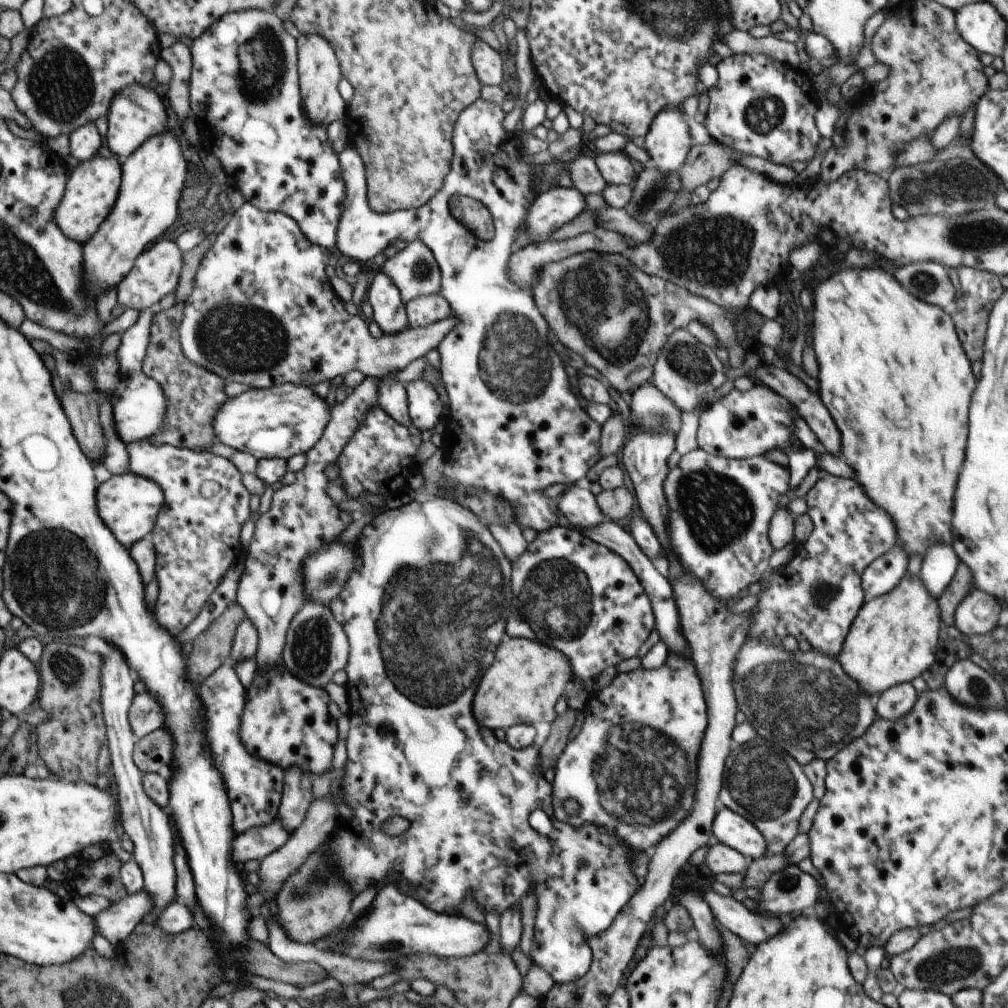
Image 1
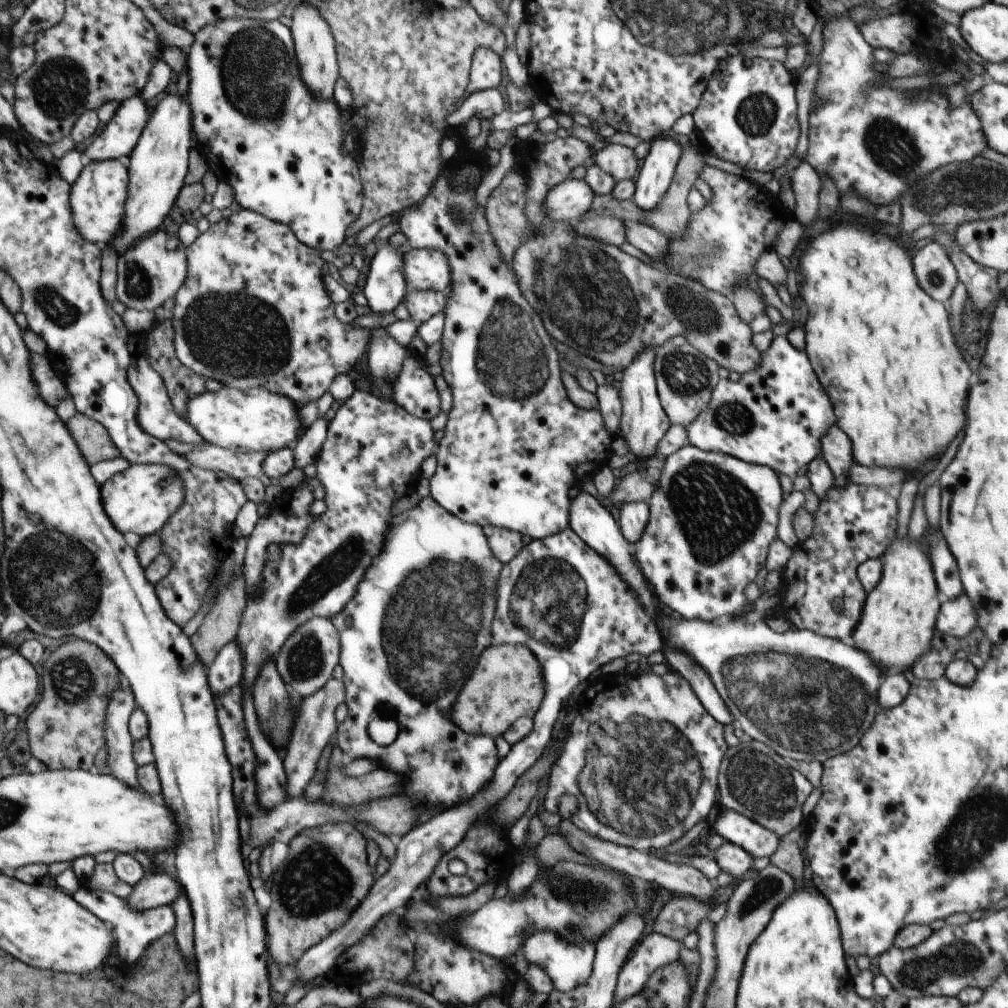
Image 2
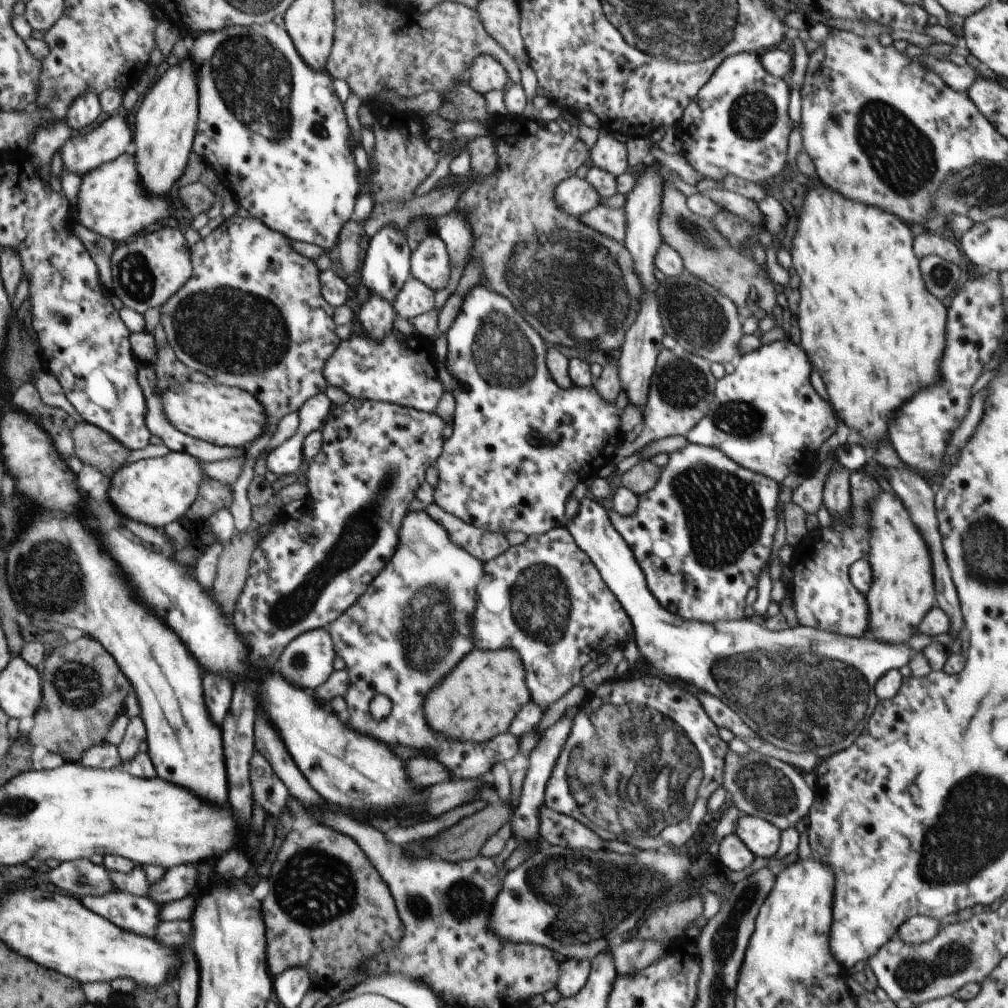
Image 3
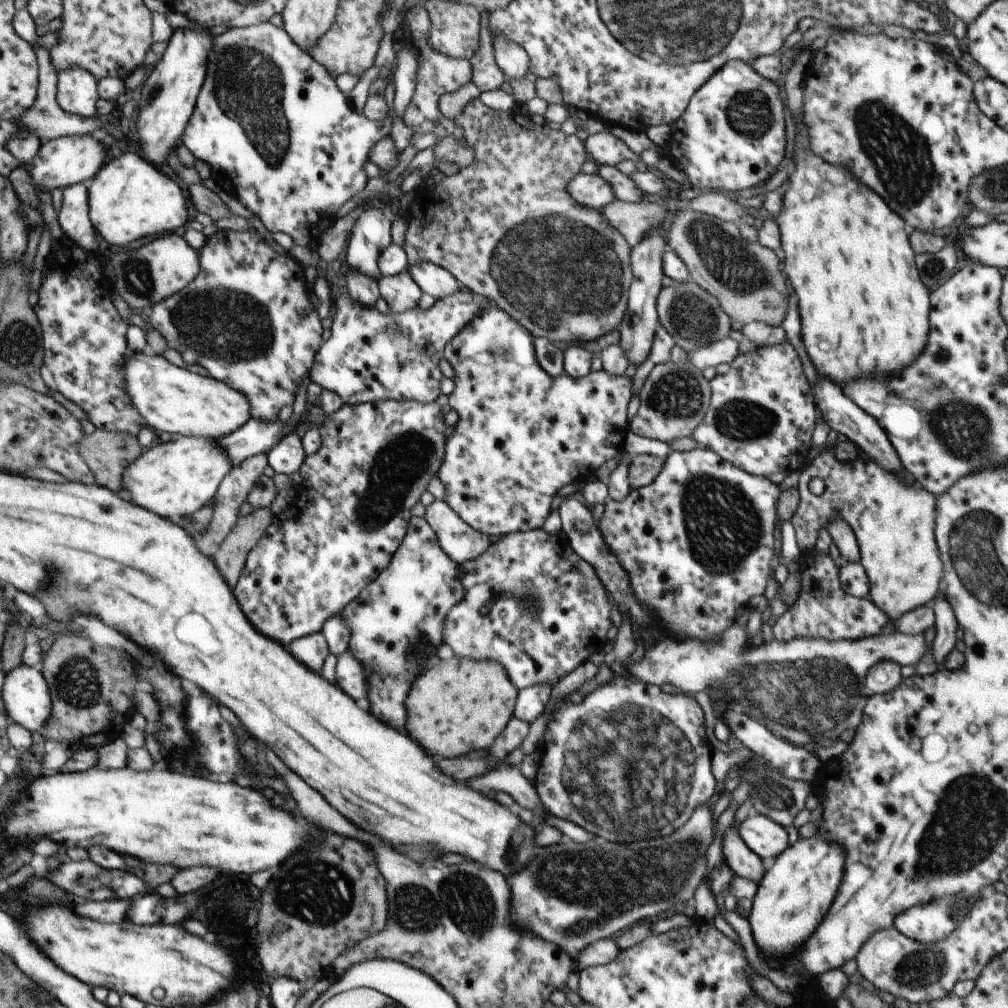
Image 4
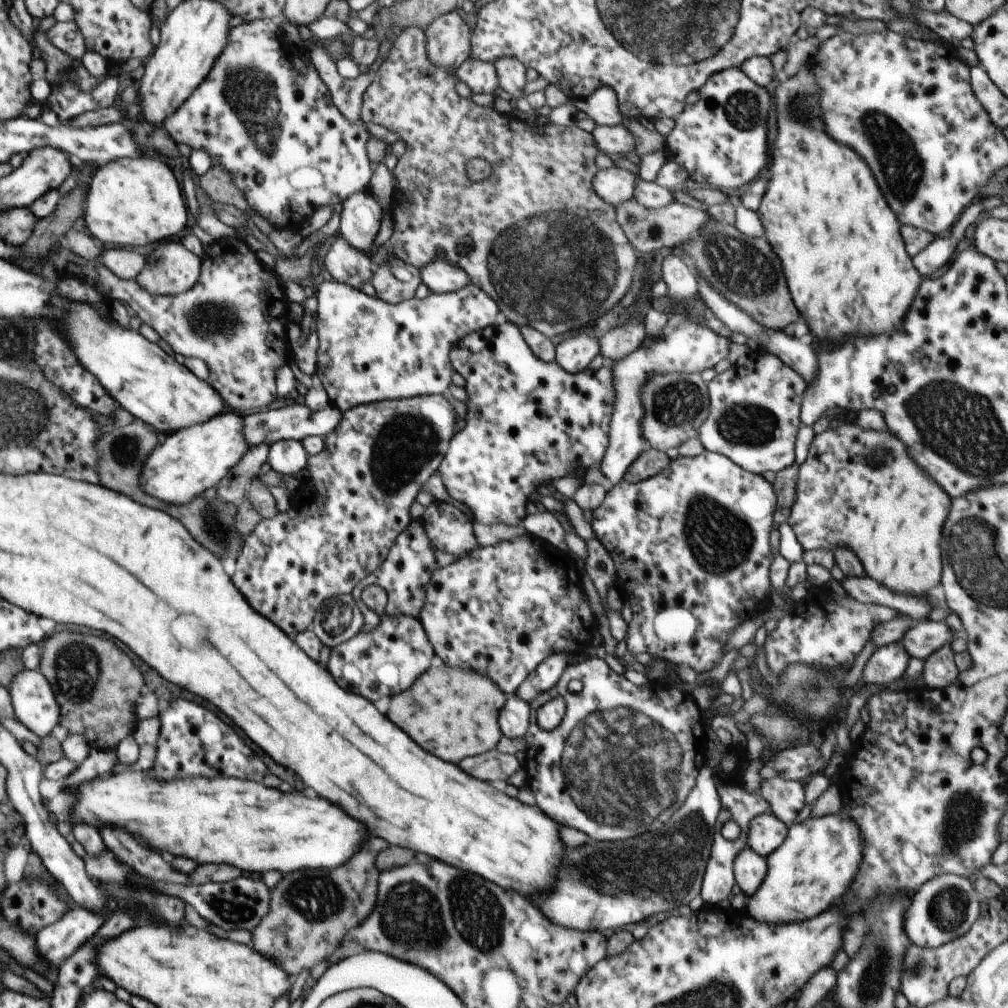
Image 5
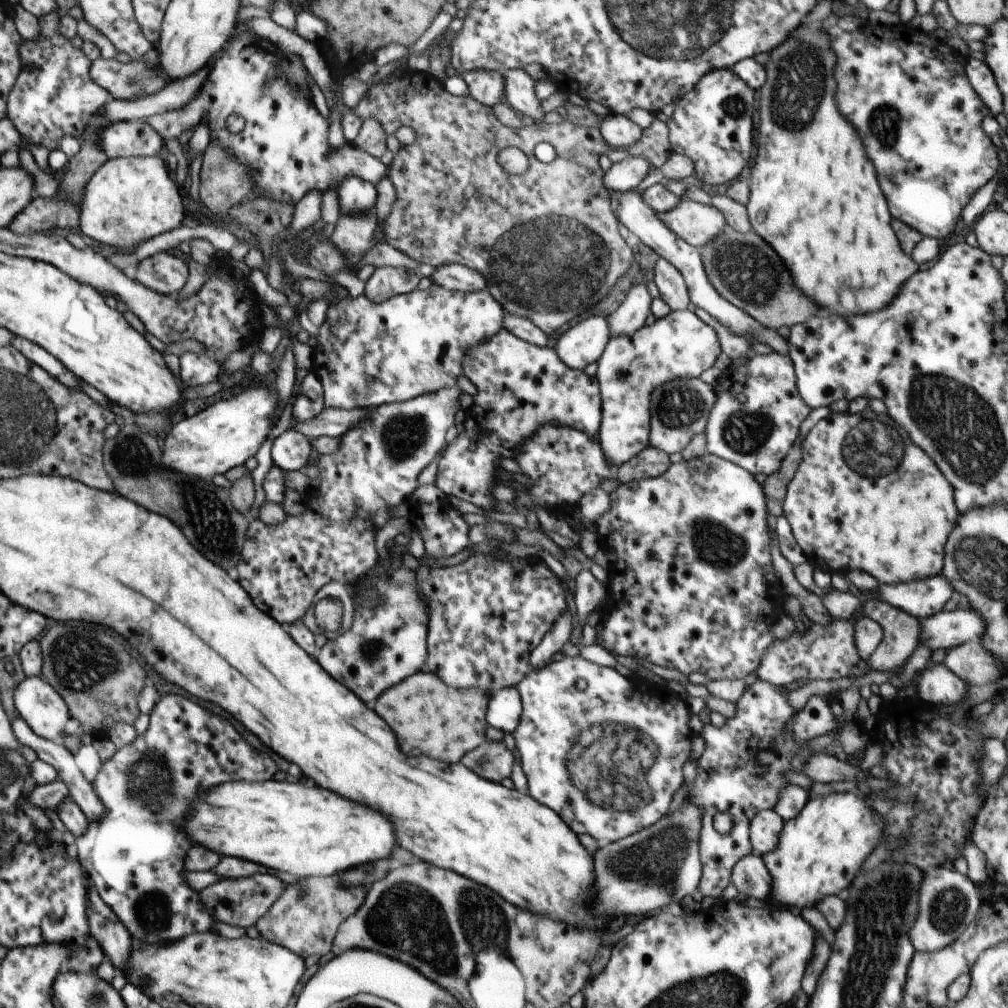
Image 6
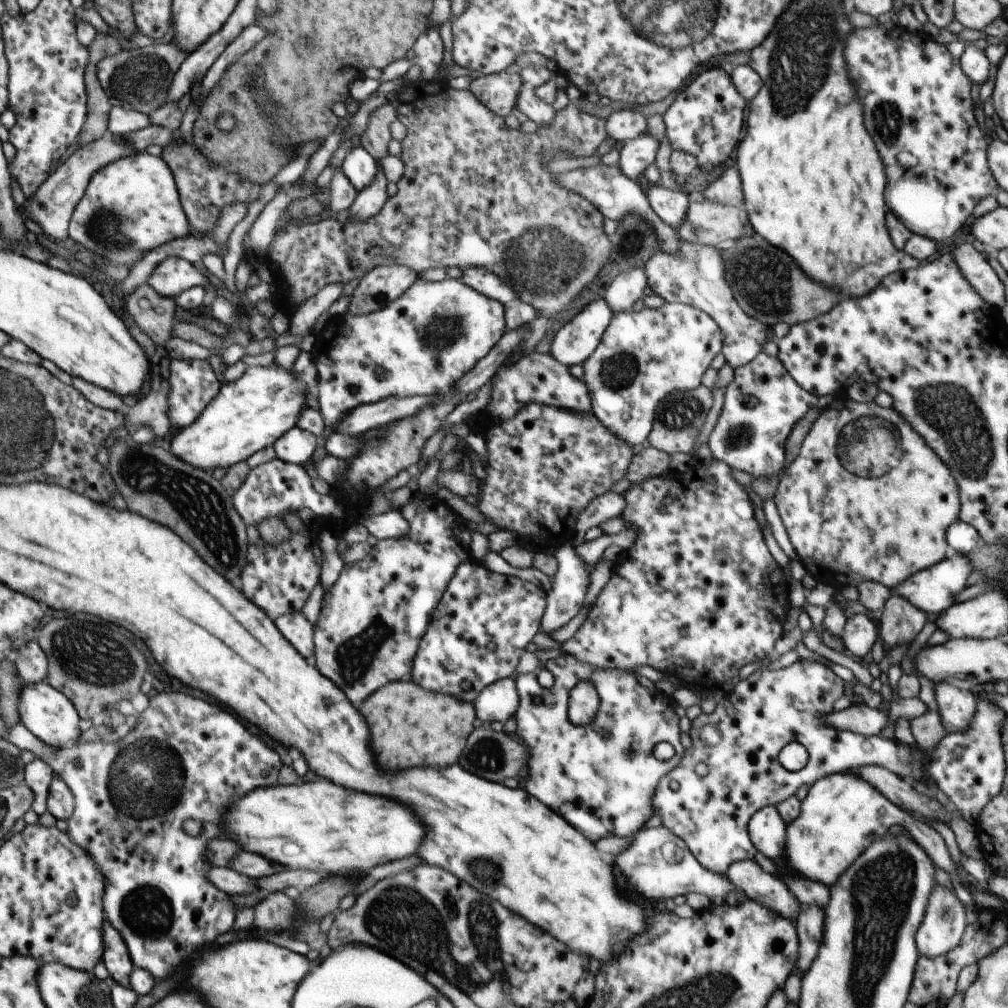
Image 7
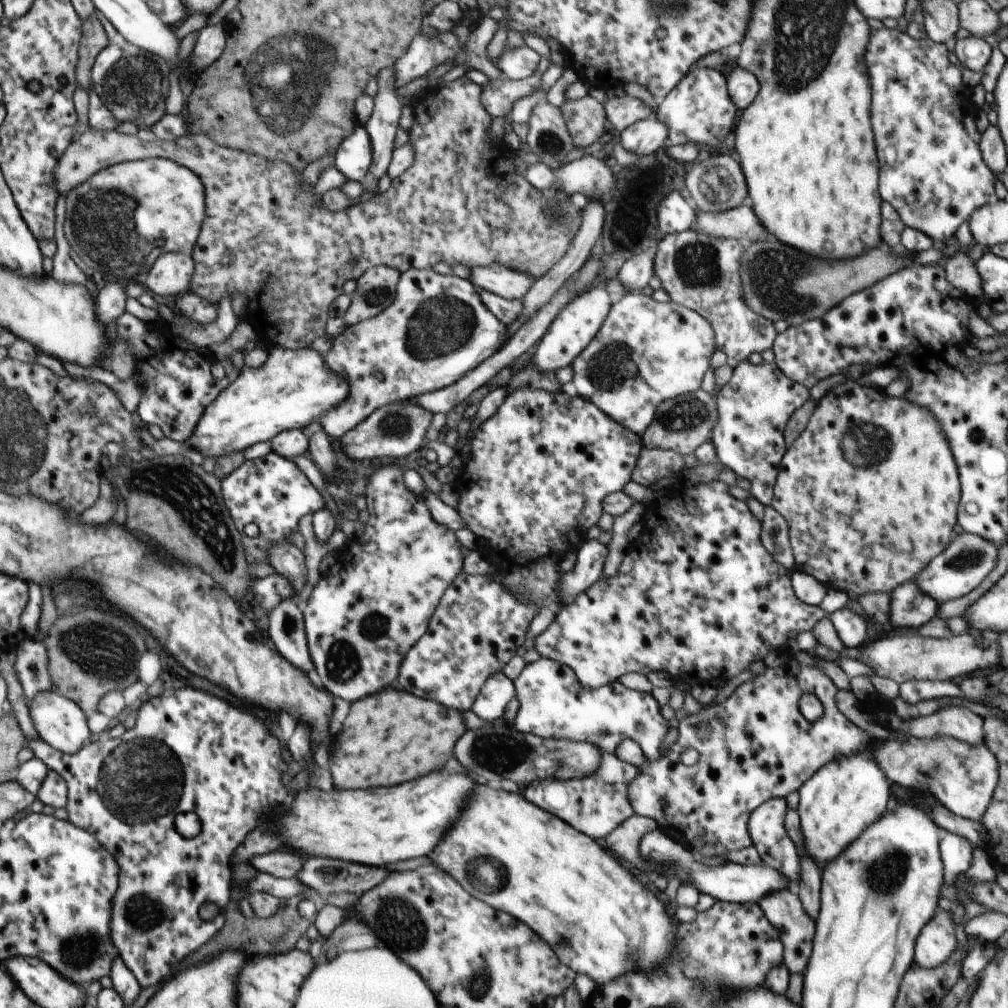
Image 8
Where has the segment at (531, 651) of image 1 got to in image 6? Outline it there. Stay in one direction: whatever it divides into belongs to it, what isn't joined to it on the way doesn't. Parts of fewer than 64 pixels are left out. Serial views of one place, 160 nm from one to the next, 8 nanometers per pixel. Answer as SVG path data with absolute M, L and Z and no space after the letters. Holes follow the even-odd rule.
M418 672L398 686L386 690L378 702L376 712L382 716L398 736L400 750L408 756L426 754L436 760L460 762L462 756L484 743L489 698L485 690L476 688L459 689L446 686L436 674Z

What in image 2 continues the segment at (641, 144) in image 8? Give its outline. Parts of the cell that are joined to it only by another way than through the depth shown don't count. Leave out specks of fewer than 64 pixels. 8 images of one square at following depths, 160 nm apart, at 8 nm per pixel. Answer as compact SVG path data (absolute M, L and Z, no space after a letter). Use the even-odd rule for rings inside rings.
M570 178L548 192L544 210L552 219L573 224L590 210L595 196L584 180Z

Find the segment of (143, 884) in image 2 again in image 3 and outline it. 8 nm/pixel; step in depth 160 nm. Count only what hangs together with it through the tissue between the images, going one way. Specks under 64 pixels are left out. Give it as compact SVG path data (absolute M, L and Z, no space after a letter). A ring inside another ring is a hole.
M176 866L174 870L166 870L159 881L150 884L146 897L155 903L165 905L186 898L196 890L196 868L194 866Z

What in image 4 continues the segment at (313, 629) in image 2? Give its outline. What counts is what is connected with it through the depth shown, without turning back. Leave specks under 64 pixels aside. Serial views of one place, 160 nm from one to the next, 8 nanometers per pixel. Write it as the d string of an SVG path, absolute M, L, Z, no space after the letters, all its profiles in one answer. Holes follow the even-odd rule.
M322 632L297 638L290 643L290 654L294 654L298 662L304 662L316 672L322 670L324 660L330 653L327 640Z

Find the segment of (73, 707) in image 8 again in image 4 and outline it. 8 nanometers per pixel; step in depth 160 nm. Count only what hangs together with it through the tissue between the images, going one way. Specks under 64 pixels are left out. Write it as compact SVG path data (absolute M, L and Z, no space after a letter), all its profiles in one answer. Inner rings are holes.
M24 663L5 673L3 698L8 719L21 724L31 733L40 730L52 712L52 697L48 692L44 675L40 674L40 670L28 668Z

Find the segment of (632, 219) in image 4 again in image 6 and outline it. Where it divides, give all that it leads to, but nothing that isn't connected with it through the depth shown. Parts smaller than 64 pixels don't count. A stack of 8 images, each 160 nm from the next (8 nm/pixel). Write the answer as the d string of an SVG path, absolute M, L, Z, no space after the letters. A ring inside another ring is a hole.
M681 199L672 210L657 213L657 217L678 238L699 250L718 236L727 223L724 215L716 207L690 199Z

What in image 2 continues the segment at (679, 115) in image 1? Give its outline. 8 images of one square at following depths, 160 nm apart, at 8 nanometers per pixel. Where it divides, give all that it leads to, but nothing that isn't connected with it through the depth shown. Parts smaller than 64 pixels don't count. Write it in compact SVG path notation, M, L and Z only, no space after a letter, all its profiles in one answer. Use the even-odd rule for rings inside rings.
M670 134L651 142L650 152L644 158L635 182L636 191L632 201L638 209L649 213L660 204L672 183L682 152L681 144L671 138Z

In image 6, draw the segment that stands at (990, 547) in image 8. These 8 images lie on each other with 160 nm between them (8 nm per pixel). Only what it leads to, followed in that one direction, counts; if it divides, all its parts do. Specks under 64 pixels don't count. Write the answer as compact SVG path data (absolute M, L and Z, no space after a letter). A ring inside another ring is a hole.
M942 574L905 583L879 583L877 592L878 600L891 604L918 620L942 611L944 604L955 598L955 590Z

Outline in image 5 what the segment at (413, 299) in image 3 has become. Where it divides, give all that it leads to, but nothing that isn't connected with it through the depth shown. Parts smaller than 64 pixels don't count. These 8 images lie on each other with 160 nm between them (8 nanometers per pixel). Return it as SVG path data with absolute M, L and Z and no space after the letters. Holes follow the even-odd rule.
M394 254L387 261L374 269L370 280L377 298L393 305L413 299L416 288L421 283L419 269L406 264Z

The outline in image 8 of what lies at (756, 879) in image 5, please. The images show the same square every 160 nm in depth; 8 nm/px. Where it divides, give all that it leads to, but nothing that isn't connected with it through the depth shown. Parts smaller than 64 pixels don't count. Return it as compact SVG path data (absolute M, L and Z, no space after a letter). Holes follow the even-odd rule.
M796 889L775 890L760 899L758 903L766 918L781 932L783 964L790 974L802 974L813 949L815 922L806 914L800 899L796 896Z

